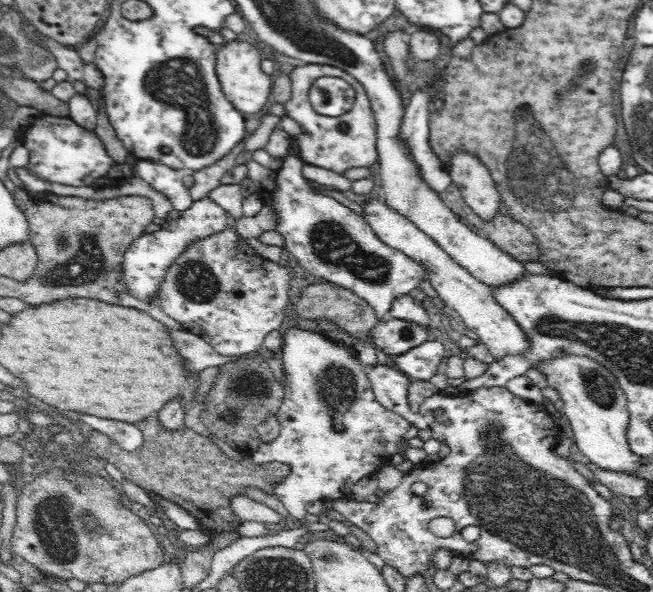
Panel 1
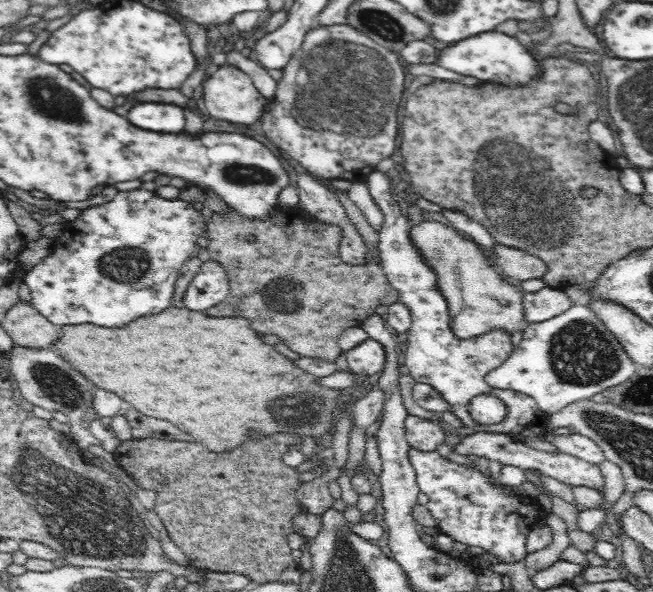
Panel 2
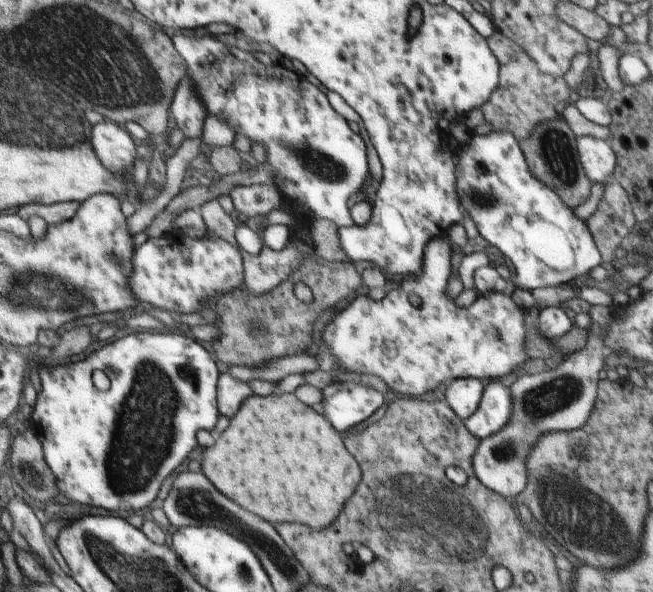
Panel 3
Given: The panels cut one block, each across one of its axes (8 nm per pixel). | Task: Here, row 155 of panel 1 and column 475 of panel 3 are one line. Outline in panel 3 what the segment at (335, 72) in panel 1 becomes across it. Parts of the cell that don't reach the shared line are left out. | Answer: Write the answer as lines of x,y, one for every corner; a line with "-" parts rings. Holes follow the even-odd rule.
448,236
433,239
425,252
425,268
420,274
403,280
383,300
356,296
336,313
322,330
322,344
336,358
337,368
380,376
390,390
421,398
422,394
442,388
442,384
450,384
461,376
502,380
520,367
540,366
528,358
524,348
528,336
524,318
528,312
511,296
480,295
470,307
462,308
446,294
452,276
452,245
-
411,295
420,298
420,306
411,304

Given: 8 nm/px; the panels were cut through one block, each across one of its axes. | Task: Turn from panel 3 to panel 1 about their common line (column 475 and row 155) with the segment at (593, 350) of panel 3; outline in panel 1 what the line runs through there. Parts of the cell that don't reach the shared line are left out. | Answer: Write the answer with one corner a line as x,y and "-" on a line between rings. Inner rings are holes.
458,152
447,166
447,171
452,182
459,187
464,203
470,212
483,224
495,218
500,209
500,193
497,192
492,175
488,172
486,165
481,164
476,157
470,153

